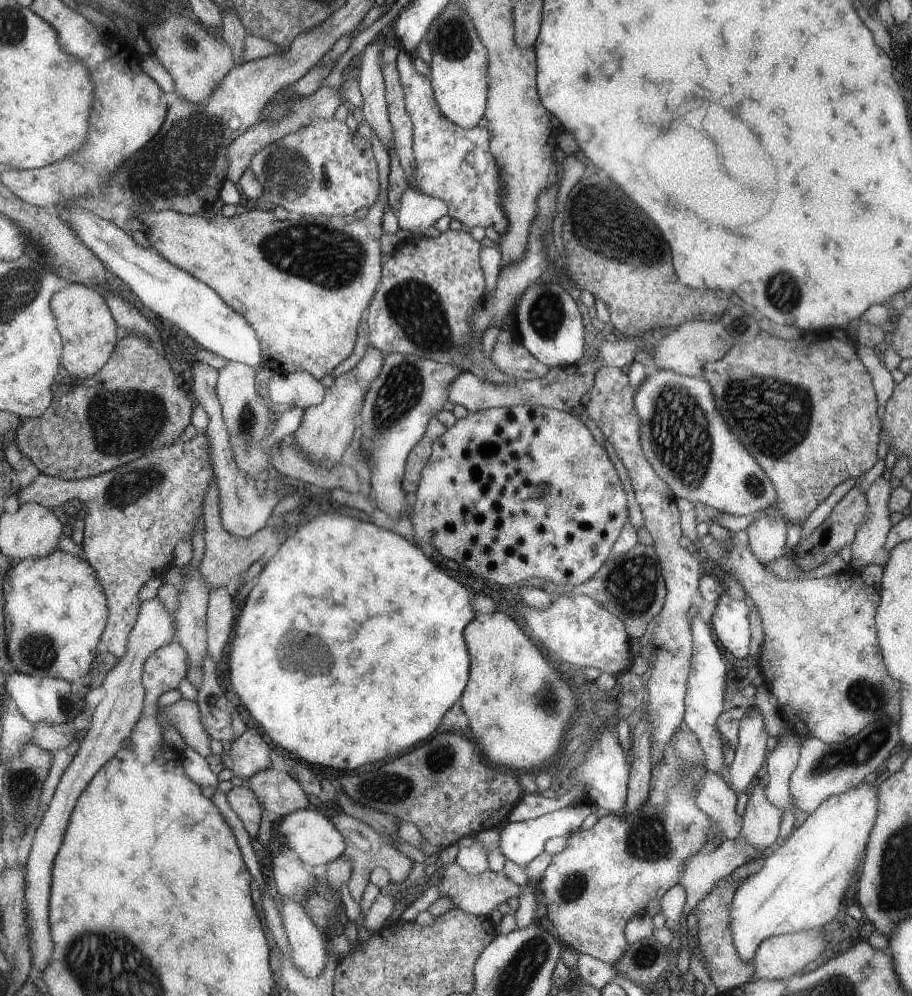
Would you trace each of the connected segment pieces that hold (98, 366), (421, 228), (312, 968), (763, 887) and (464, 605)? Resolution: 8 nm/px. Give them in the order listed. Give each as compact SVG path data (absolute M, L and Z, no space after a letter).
M72 283L54 296L54 312L60 322L60 330L65 341L63 367L76 376L76 379L99 374L115 354L122 336L107 297L100 294L96 287Z
M408 186L400 199L398 225L400 230L411 232L413 237L422 237L445 215L448 215L446 202L423 192L416 192Z
M280 898L280 902L282 902L283 928L288 934L294 964L306 977L316 979L327 964L328 942L323 937L321 929L300 904L284 898Z
M870 778L855 788L823 801L806 818L802 826L796 828L787 839L781 840L766 853L761 870L748 876L740 884L740 888L735 893L735 900L732 900L730 912L728 912L730 916L728 928L732 932L732 944L735 944L740 960L750 962L759 950L760 944L770 936L815 928L822 930L837 924L840 906L847 900L847 891L856 886L861 872L860 862L864 858L872 828L875 828L878 815L876 796L878 796L878 786L874 786Z
M340 514L316 516L310 522L294 528L282 545L273 550L258 576L256 586L250 590L242 610L237 612L228 662L230 685L235 692L236 702L246 706L252 717L266 730L270 740L310 765L354 770L364 764L386 760L388 756L398 756L402 750L408 750L416 742L426 740L438 728L446 710L461 698L468 685L471 656L467 648L466 628L476 618L476 610L472 608L474 596L476 594L471 588L436 568L434 562L426 558L417 544L408 538L378 525L359 522Z

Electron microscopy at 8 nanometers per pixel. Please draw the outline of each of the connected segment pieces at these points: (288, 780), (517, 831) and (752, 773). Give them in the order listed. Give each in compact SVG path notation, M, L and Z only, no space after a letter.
M268 768L247 778L250 788L270 815L284 818L300 809L308 809L310 801L302 786L284 770Z
M580 801L562 810L556 810L551 814L544 814L534 820L523 820L522 822L508 822L500 832L500 852L506 856L507 861L514 862L519 866L530 864L542 852L545 852L545 843L553 837L568 837L575 831L587 816L598 810L598 806L592 801Z
M756 704L750 707L752 710L742 718L734 760L728 767L726 784L736 796L740 792L749 792L762 764L768 758L769 735L766 733L764 718Z

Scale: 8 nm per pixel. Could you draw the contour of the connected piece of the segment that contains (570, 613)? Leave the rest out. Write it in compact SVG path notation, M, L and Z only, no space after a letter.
M588 596L550 598L552 606L548 610L530 608L530 604L521 600L518 602L518 611L522 614L522 620L526 621L531 636L542 641L554 658L572 670L598 668L609 675L628 671L633 658L630 656L630 634L627 633L624 620Z

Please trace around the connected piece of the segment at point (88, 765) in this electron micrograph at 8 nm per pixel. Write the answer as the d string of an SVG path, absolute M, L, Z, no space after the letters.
M159 598L146 600L140 606L140 616L128 636L128 650L126 650L124 658L108 673L104 681L107 695L97 706L95 714L91 718L87 738L81 743L80 750L61 778L55 797L37 830L28 863L28 908L30 908L30 928L34 934L32 950L34 950L33 969L35 973L45 974L52 964L54 940L50 924L50 902L54 883L54 866L62 844L64 844L66 830L70 826L74 810L92 780L124 748L122 742L130 738L136 722L140 720L145 699L142 672L146 658L154 650L170 644L175 635L174 614L164 609L163 602Z

